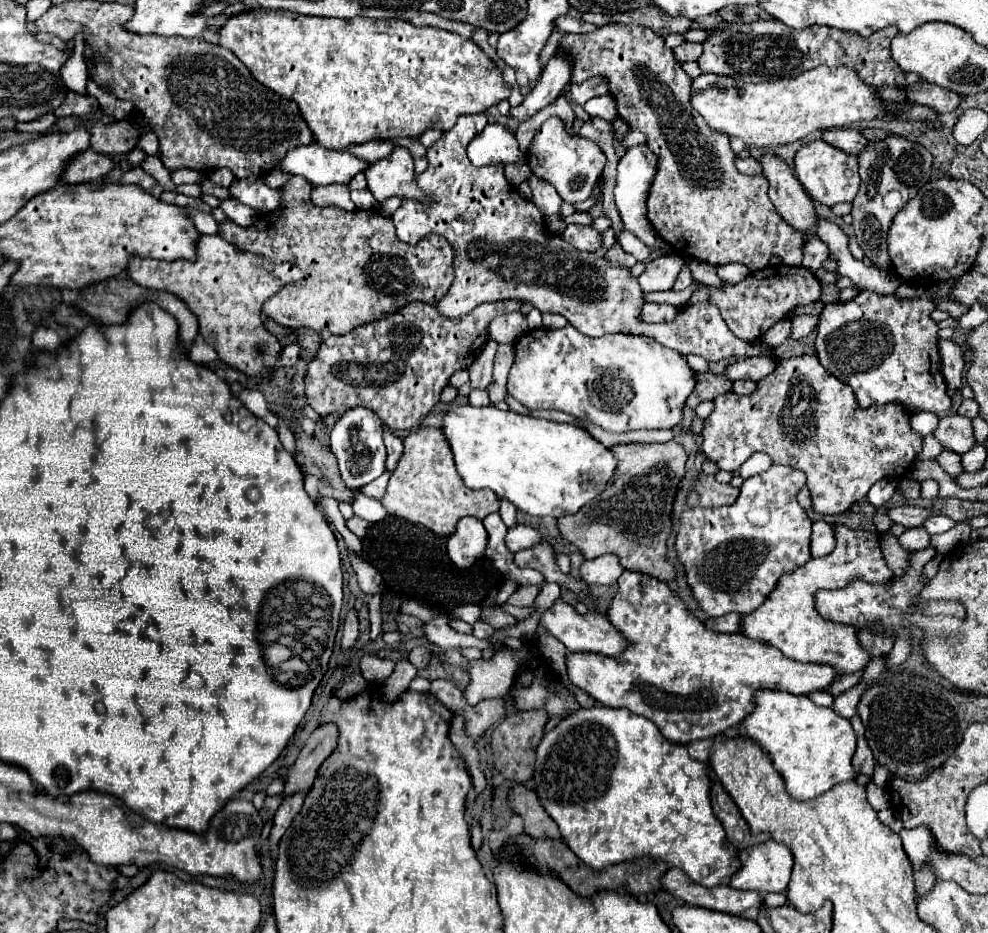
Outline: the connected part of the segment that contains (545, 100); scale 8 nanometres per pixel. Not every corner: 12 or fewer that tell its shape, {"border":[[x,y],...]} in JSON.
{"border":[[563,55],[547,63],[539,81],[519,107],[502,116],[497,106],[486,113],[505,125],[519,123],[555,101],[571,81],[571,63]]}

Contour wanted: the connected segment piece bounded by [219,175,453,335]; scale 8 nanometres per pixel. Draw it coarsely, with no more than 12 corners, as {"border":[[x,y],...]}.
{"border":[[279,205],[219,235],[299,281],[263,303],[289,329],[345,335],[451,287],[453,249],[397,237],[379,209]]}

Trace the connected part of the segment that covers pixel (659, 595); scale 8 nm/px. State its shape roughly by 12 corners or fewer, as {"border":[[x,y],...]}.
{"border":[[625,571],[617,657],[569,681],[681,745],[753,711],[755,689],[829,687],[739,633],[707,631],[665,583]]}

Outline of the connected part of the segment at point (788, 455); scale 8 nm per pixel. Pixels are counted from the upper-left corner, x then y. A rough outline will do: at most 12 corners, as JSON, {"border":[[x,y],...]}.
{"border":[[813,355],[725,393],[703,453],[807,475],[835,515],[903,477],[923,437],[899,403],[859,409]]}

